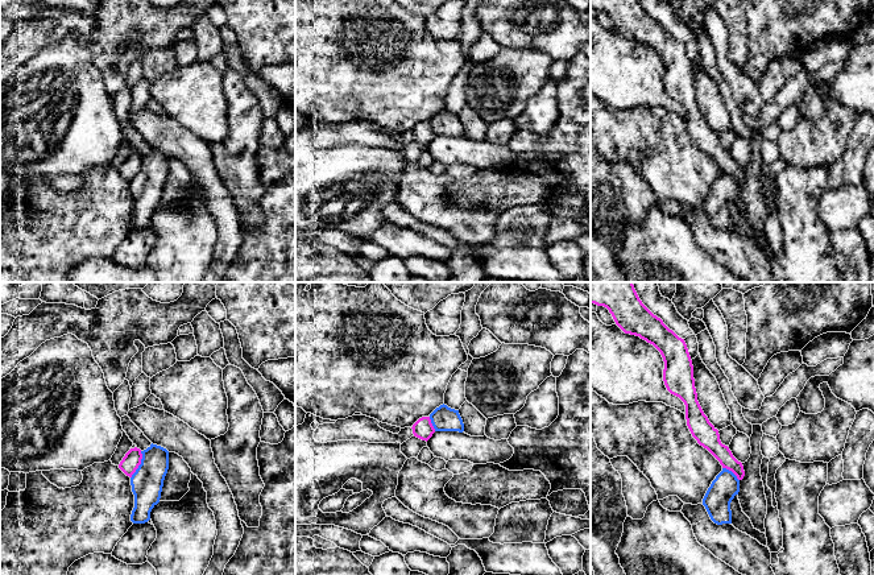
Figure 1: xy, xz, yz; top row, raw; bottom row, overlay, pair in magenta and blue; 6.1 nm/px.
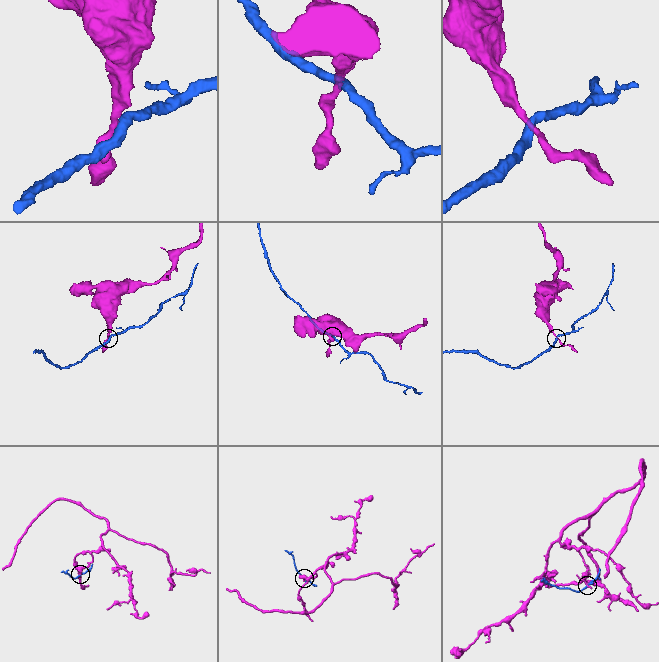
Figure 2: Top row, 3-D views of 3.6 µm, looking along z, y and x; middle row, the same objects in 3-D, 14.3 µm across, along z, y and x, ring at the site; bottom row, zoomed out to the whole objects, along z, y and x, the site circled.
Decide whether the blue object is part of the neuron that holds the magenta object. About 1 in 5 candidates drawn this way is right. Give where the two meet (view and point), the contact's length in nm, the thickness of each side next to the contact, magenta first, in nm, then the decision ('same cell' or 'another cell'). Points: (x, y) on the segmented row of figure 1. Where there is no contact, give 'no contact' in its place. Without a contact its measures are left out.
meets magenta in xy at (140, 463); contact 180 nm long; 110 nm thick on the magenta side, 190 nm on the other; another cell

